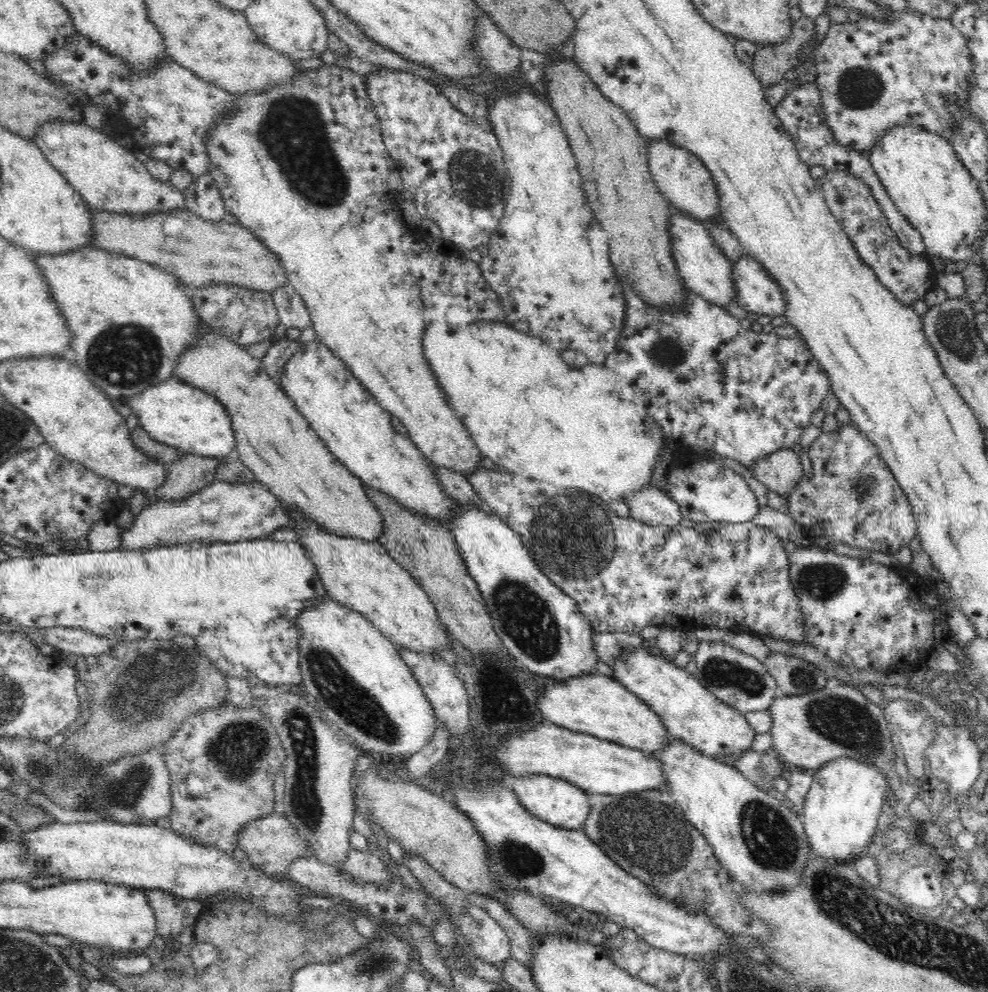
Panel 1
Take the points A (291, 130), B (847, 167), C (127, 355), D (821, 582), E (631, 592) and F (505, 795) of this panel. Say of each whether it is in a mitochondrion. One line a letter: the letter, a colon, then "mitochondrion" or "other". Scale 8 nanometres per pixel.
A: mitochondrion
B: other
C: mitochondrion
D: mitochondrion
E: other
F: other

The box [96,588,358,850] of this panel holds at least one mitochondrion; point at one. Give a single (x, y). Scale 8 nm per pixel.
(151, 685)

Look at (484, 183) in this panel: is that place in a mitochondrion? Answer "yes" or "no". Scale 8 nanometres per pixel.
yes

